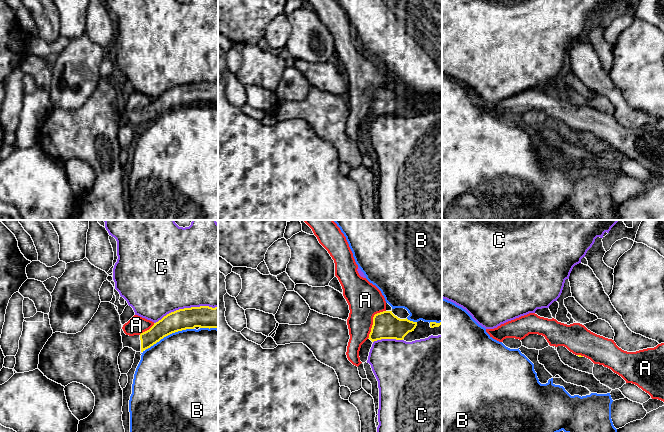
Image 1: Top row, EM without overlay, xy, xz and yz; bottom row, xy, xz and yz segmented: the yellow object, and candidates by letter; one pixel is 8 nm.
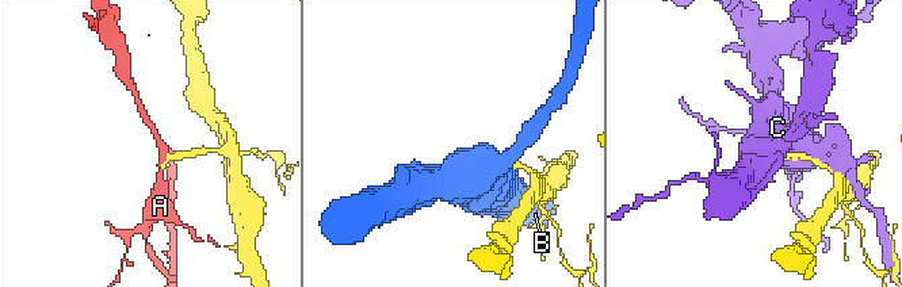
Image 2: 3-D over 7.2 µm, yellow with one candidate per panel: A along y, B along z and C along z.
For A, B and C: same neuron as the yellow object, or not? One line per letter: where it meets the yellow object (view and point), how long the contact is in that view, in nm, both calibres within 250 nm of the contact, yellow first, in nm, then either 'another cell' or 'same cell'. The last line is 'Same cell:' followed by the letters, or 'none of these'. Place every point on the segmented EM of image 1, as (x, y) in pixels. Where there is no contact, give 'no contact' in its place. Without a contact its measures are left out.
A: contact xz (373, 321); length 280 nm; calibres 220 and 280 nm; another cell
B: contact xy (169, 334); length 440 nm; calibres 180 and 500 nm; another cell
C: contact xy (185, 308); length 550 nm; calibres 180 and 500 nm; another cell
Same cell: none of these

